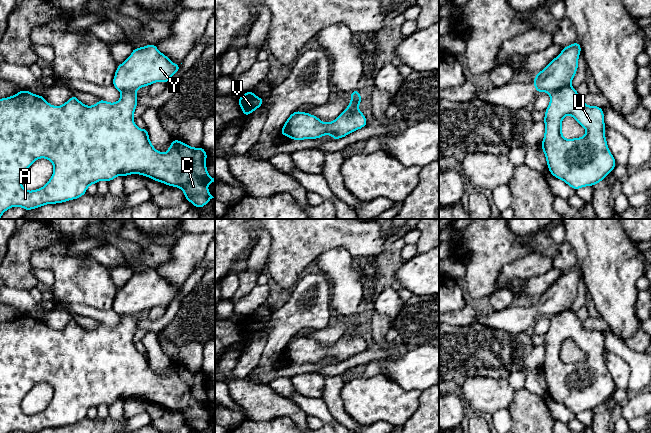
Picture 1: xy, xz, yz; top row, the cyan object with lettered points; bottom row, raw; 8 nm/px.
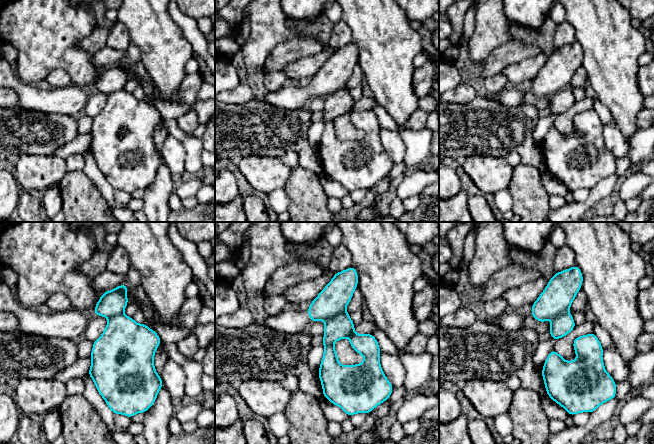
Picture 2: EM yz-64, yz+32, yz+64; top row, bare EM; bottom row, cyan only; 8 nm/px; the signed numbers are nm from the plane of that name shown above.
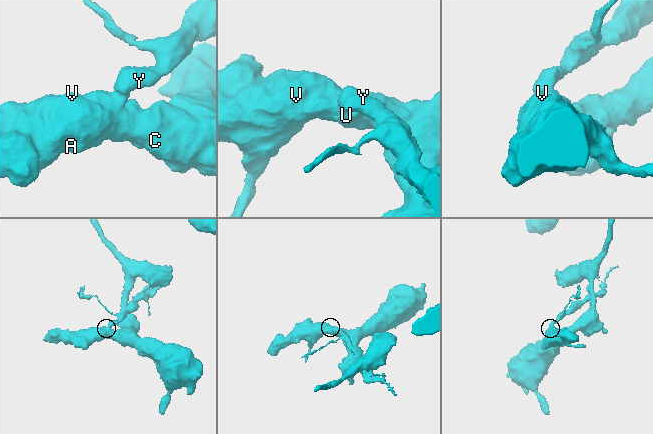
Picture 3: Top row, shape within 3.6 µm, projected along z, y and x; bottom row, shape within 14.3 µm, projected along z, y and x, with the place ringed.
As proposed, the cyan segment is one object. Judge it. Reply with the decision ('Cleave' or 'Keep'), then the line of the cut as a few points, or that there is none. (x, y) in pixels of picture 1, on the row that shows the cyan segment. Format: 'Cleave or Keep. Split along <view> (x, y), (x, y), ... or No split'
Cleave. Split along yz (569, 84), (550, 94)

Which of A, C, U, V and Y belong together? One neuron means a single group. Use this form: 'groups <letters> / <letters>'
groups A C U V / Y

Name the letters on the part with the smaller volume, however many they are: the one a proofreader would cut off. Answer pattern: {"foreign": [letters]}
{"foreign": ["Y"]}

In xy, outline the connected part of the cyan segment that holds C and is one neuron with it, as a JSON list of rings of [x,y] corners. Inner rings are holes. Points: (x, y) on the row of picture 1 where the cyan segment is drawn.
[[[26,90],[0,99],[0,218],[5,211],[15,206],[29,211],[46,204],[75,200],[85,195],[91,184],[96,184],[100,180],[110,182],[118,175],[125,177],[140,174],[167,186],[178,187],[184,192],[186,201],[192,202],[198,209],[215,198],[207,189],[210,183],[215,182],[215,178],[210,177],[207,172],[208,154],[203,147],[194,148],[175,138],[167,152],[157,151],[150,142],[147,127],[143,130],[134,123],[133,115],[137,102],[138,96],[135,92],[121,92],[121,97],[116,103],[100,99],[93,106],[86,106],[75,94],[65,104],[53,106],[42,95],[35,95]],[[39,158],[46,158],[52,162],[53,174],[42,188],[27,191],[21,184],[21,178]]]

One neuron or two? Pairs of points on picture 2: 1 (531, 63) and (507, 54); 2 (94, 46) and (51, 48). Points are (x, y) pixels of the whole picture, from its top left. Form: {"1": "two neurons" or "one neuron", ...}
{"1": "two neurons", "2": "two neurons"}

